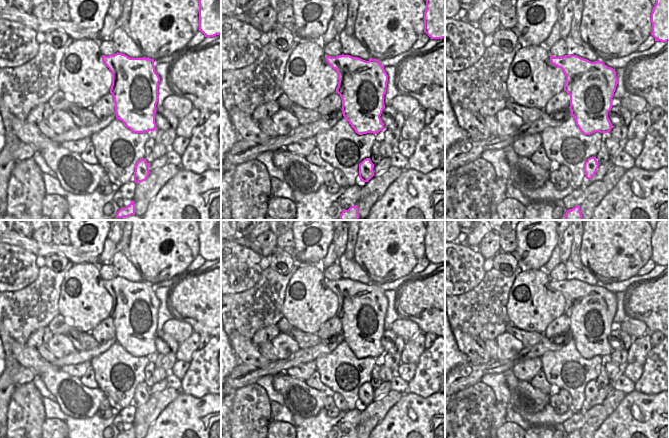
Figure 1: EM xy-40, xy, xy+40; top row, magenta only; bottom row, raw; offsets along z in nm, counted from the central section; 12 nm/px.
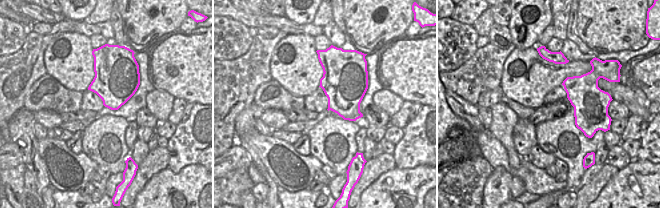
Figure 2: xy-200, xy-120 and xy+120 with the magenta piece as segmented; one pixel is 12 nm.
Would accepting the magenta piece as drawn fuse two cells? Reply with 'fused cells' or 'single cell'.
fused cells

